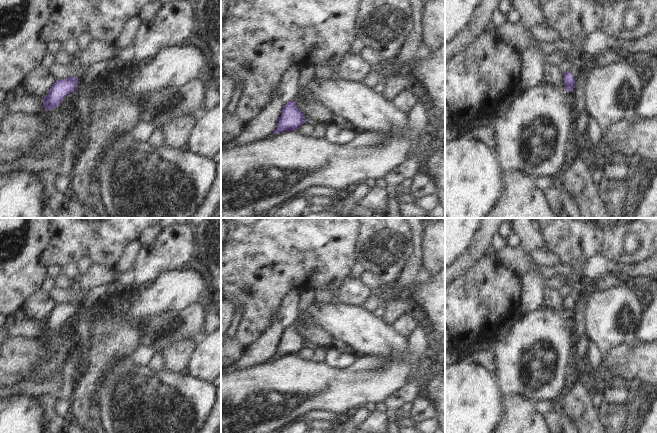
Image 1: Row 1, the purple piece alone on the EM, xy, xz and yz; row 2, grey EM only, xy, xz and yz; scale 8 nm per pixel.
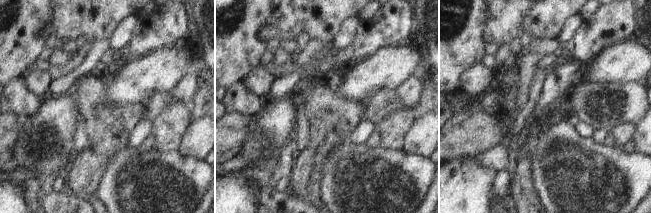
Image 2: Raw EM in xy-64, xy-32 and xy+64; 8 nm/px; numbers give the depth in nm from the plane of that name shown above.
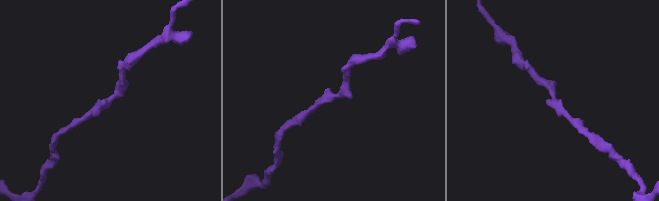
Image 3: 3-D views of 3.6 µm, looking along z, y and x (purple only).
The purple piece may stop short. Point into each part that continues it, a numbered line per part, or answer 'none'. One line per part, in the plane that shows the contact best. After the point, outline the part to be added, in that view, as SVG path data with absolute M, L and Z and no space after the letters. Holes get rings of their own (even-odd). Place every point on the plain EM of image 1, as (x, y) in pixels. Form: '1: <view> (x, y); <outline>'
none

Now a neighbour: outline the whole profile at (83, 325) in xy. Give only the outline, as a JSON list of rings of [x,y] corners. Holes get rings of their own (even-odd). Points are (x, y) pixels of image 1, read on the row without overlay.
[[[83,302],[79,304],[77,313],[74,317],[76,322],[76,332],[80,338],[79,345],[81,347],[81,368],[78,370],[78,374],[82,375],[87,372],[87,359],[88,350],[90,347],[90,328],[91,322],[89,321],[90,308],[85,306]]]

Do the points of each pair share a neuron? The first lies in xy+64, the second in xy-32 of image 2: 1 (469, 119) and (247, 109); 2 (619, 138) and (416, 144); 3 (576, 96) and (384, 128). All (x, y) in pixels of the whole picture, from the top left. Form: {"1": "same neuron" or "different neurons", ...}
{"1": "different neurons", "2": "different neurons", "3": "different neurons"}

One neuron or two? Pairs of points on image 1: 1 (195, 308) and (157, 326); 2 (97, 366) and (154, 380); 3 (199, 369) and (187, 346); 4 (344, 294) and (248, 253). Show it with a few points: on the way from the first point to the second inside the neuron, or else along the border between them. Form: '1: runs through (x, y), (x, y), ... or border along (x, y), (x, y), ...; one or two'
1: runs through (186, 317), (177, 326), (166, 326); one
2: border along (129, 359), (119, 361), (113, 365), (96, 389); two
3: border along (196, 341), (196, 346), (185, 369); two
4: border along (349, 274), (335, 294); two

